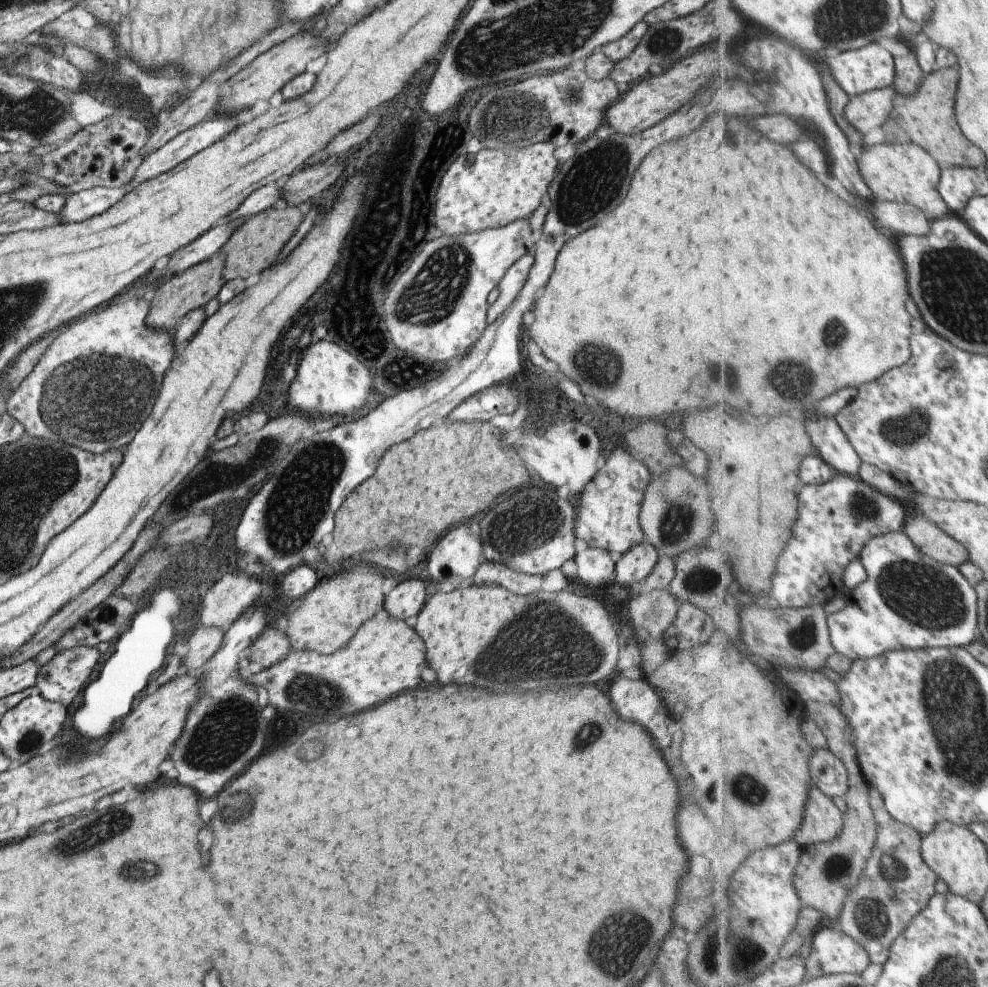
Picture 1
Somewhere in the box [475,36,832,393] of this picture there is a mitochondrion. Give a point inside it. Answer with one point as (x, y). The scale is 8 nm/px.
(591, 183)

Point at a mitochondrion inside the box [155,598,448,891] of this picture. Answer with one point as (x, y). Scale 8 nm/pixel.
(230, 729)

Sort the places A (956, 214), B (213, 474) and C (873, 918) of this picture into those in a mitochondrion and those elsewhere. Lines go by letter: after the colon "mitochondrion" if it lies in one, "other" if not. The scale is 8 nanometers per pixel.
A: other
B: mitochondrion
C: mitochondrion

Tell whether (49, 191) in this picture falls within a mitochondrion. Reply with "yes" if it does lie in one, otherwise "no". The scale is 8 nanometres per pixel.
no

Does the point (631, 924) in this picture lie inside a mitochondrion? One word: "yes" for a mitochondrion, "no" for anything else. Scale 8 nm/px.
yes

